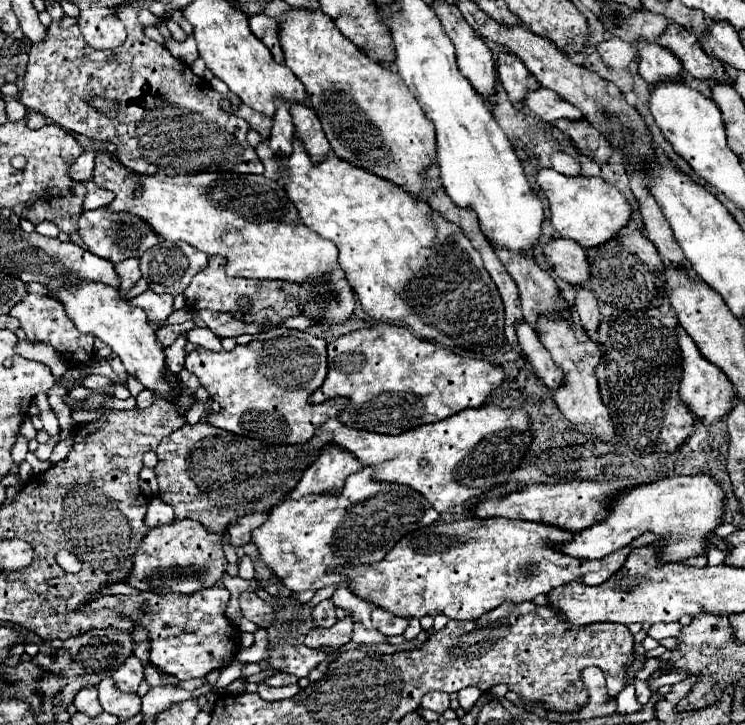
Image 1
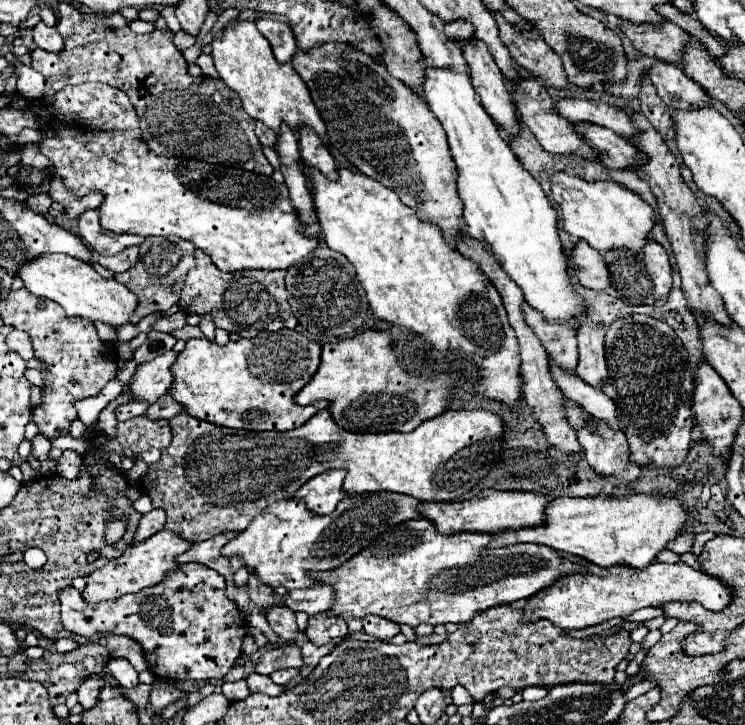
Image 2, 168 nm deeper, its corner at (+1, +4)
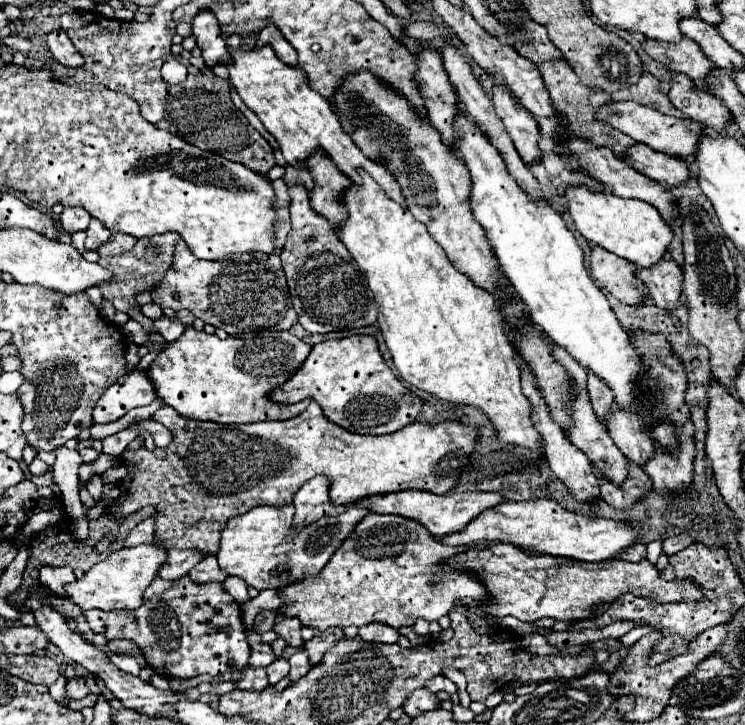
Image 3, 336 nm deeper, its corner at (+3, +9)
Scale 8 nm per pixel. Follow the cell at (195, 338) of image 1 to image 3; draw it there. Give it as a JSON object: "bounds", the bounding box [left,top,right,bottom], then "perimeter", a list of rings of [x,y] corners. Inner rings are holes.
{"bounds":[152,316,184,342],"perimeter":[[[162,316],[162,318],[158,318],[158,320],[152,322],[152,330],[158,332],[158,334],[162,334],[166,338],[166,342],[174,342],[184,332],[184,326],[176,318],[172,320],[172,318]]]}

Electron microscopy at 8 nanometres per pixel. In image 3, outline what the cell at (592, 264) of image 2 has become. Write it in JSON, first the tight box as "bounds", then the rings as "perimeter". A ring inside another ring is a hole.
{"bounds":[592,246,648,306],"perimeter":[[[594,246],[592,248],[592,278],[600,288],[608,290],[622,304],[640,306],[648,296],[648,288],[640,278],[636,278],[636,266],[608,250]]]}

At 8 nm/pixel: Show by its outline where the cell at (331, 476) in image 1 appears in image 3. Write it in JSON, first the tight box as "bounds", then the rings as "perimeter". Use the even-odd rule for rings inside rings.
{"bounds":[294,476,347,526],"perimeter":[[[316,476],[314,480],[308,480],[294,496],[294,526],[306,526],[312,524],[324,516],[336,516],[347,510],[346,505],[332,506],[328,492],[326,492],[326,478]]]}

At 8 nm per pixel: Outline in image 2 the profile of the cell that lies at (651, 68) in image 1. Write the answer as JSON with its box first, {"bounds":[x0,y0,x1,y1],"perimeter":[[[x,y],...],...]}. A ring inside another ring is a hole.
{"bounds":[648,61,710,109],"perimeter":[[[656,61],[648,77],[652,79],[662,101],[672,109],[690,109],[692,105],[710,105],[710,97],[696,85],[682,67],[666,61]]]}

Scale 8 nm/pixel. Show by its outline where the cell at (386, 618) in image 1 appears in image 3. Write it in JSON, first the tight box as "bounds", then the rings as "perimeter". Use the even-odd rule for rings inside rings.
{"bounds":[358,624,400,644],"perimeter":[[[368,624],[360,628],[358,634],[364,642],[376,642],[376,644],[396,644],[400,634],[398,630],[386,626],[386,624]]]}

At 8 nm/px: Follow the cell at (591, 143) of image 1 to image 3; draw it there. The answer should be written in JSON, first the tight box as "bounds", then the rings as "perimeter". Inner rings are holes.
{"bounds":[626,144,690,186],"perimeter":[[[636,144],[636,146],[628,148],[626,158],[632,164],[632,168],[646,174],[648,178],[654,178],[660,184],[680,186],[682,182],[686,182],[690,178],[690,170],[684,160],[660,154],[644,144]]]}

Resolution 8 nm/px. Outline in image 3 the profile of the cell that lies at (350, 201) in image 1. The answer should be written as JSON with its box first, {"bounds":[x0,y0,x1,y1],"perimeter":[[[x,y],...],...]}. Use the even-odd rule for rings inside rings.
{"bounds":[336,172,544,460],"perimeter":[[[364,172],[362,180],[362,188],[352,184],[344,194],[344,204],[350,216],[336,232],[368,278],[368,286],[378,306],[378,324],[402,380],[418,390],[438,396],[440,400],[482,410],[492,422],[502,446],[522,446],[536,452],[538,460],[544,458],[544,444],[530,420],[530,402],[522,394],[520,368],[514,362],[514,348],[506,338],[502,314],[496,308],[494,296],[476,288],[464,274],[460,274],[450,264],[442,246],[428,234],[426,226],[418,222],[410,210],[390,200],[370,174]]]}

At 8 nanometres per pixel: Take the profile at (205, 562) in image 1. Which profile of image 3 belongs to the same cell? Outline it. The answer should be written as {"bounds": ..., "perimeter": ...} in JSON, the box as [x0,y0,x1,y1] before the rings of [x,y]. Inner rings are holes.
{"bounds":[66,544,166,610],"perimeter":[[[140,544],[134,548],[120,548],[112,552],[106,560],[92,566],[80,580],[66,584],[66,596],[82,610],[134,610],[142,604],[144,590],[156,578],[162,560],[166,560],[166,550],[156,544]]]}

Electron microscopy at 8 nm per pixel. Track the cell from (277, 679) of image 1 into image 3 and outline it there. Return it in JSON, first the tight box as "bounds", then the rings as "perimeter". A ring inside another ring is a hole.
{"bounds":[266,658,290,686],"perimeter":[[[284,658],[274,660],[274,662],[266,668],[266,672],[268,672],[268,682],[274,686],[278,680],[282,680],[284,676],[288,676],[288,670],[290,670],[288,660],[284,660]]]}

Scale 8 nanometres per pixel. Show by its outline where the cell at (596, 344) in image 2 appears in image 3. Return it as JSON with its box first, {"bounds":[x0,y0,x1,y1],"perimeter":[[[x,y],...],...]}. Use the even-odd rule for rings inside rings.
{"bounds":[588,372,614,424],"perimeter":[[[588,372],[588,394],[590,394],[590,402],[592,402],[592,408],[594,408],[594,414],[598,416],[598,420],[602,424],[606,424],[606,416],[610,414],[610,408],[612,408],[612,402],[614,402],[612,400],[612,392],[592,372]]]}

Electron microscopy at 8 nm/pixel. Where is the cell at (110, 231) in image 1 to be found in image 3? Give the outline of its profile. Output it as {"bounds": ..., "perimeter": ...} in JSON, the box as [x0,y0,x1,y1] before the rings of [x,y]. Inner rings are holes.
{"bounds":[86,220,110,250],"perimeter":[[[94,220],[90,222],[90,228],[86,230],[88,238],[86,238],[86,250],[96,250],[104,240],[110,238],[110,230],[108,228],[102,228],[102,222]]]}

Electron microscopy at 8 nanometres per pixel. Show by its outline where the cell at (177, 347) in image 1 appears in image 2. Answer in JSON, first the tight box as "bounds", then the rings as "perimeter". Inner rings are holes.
{"bounds":[130,349,178,403],"perimeter":[[[170,349],[158,355],[156,359],[140,365],[134,377],[130,379],[130,393],[134,395],[134,399],[144,399],[148,403],[154,403],[166,389],[170,389],[174,379],[170,367],[176,361],[176,357],[178,353]]]}

